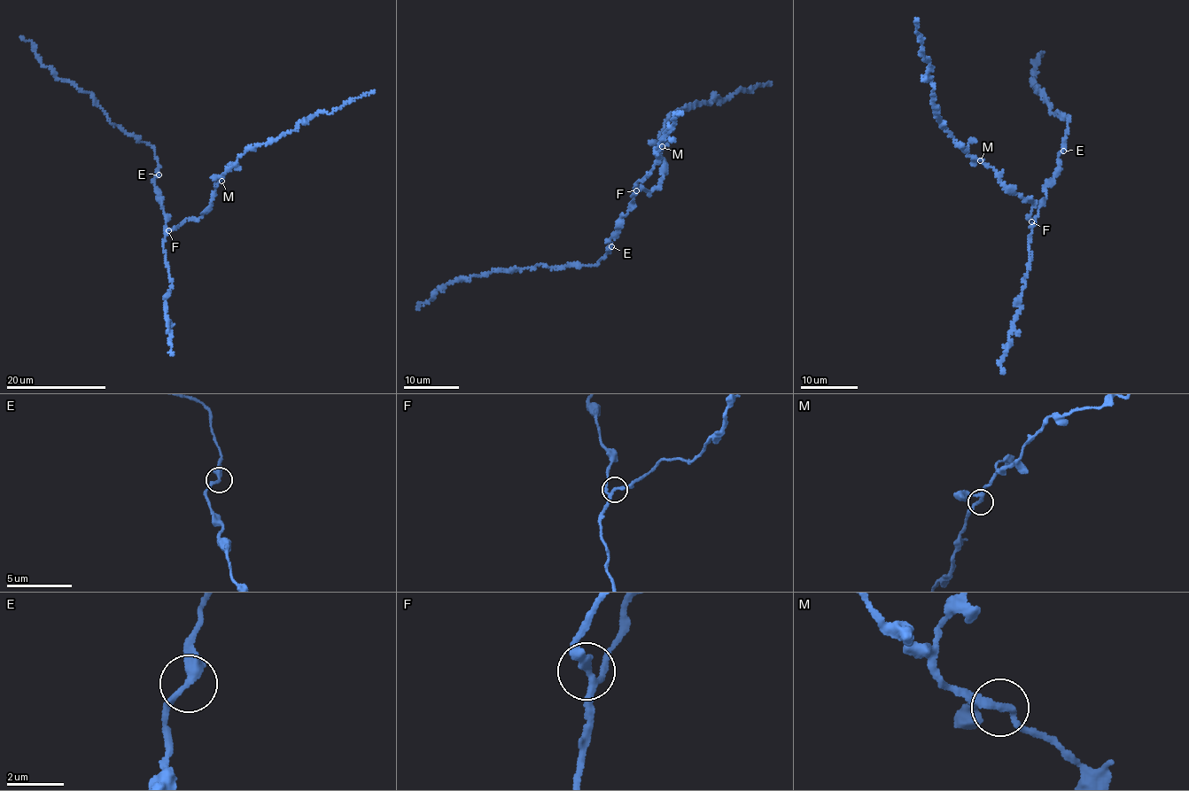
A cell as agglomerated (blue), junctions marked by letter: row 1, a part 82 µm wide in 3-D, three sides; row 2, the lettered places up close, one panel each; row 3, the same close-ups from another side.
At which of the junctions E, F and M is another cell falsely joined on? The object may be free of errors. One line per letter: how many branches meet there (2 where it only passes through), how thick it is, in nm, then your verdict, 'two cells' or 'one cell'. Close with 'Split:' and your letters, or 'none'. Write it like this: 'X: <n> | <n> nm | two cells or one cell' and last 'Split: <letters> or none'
E: 3 | 260 nm | one cell
F: 3 | 240 nm | one cell
M: 3 | 220 nm | one cell
Split: none

